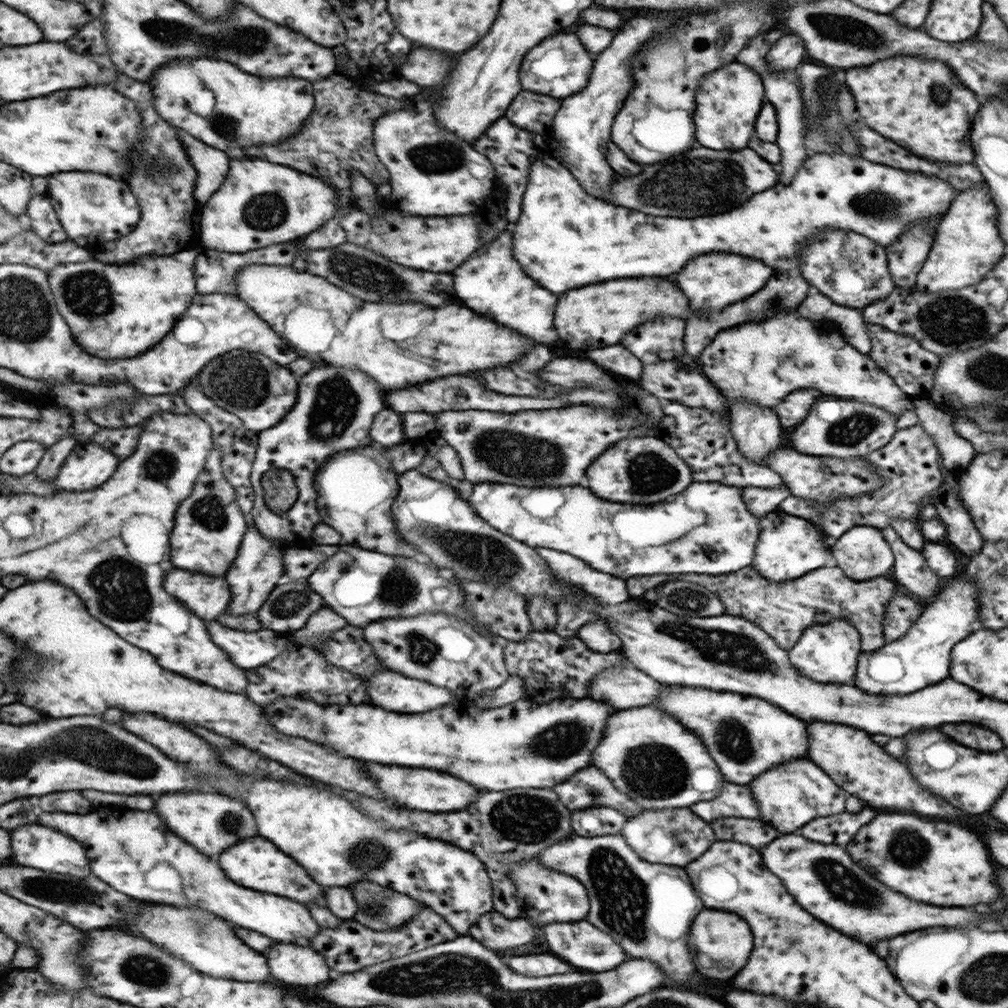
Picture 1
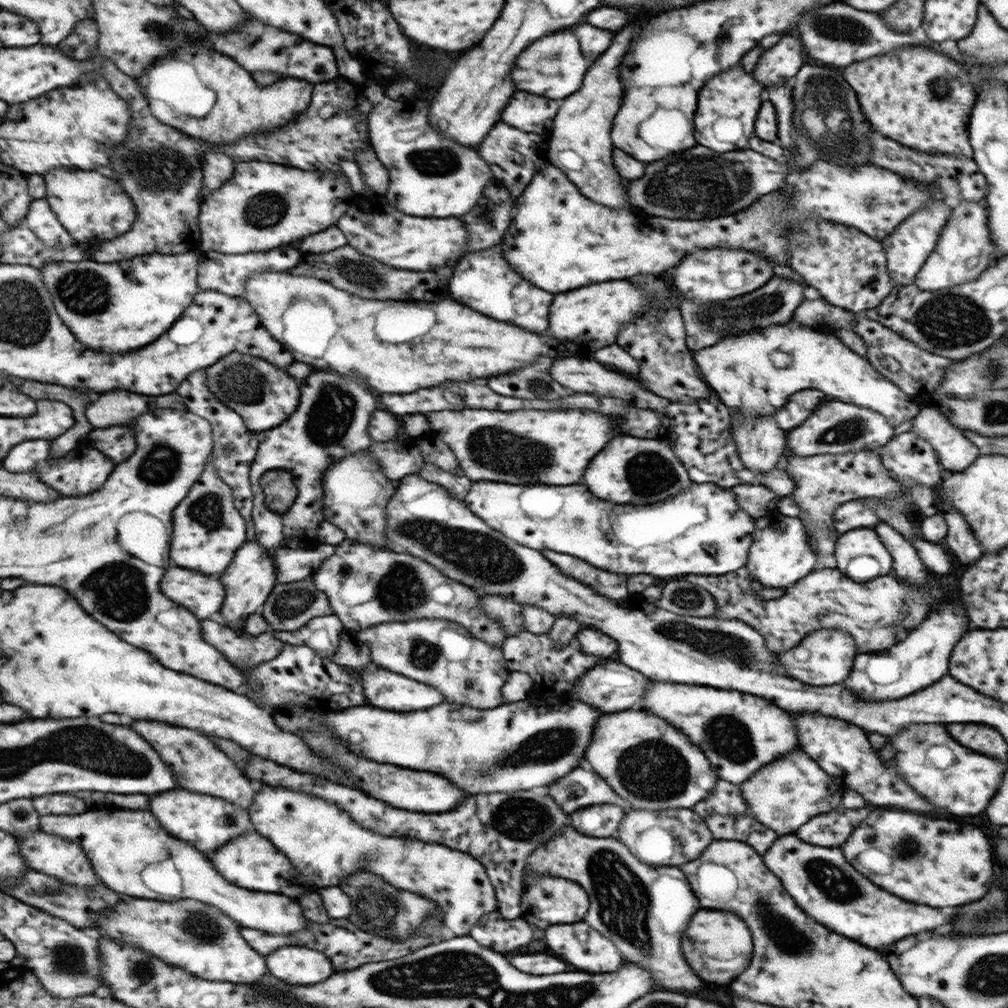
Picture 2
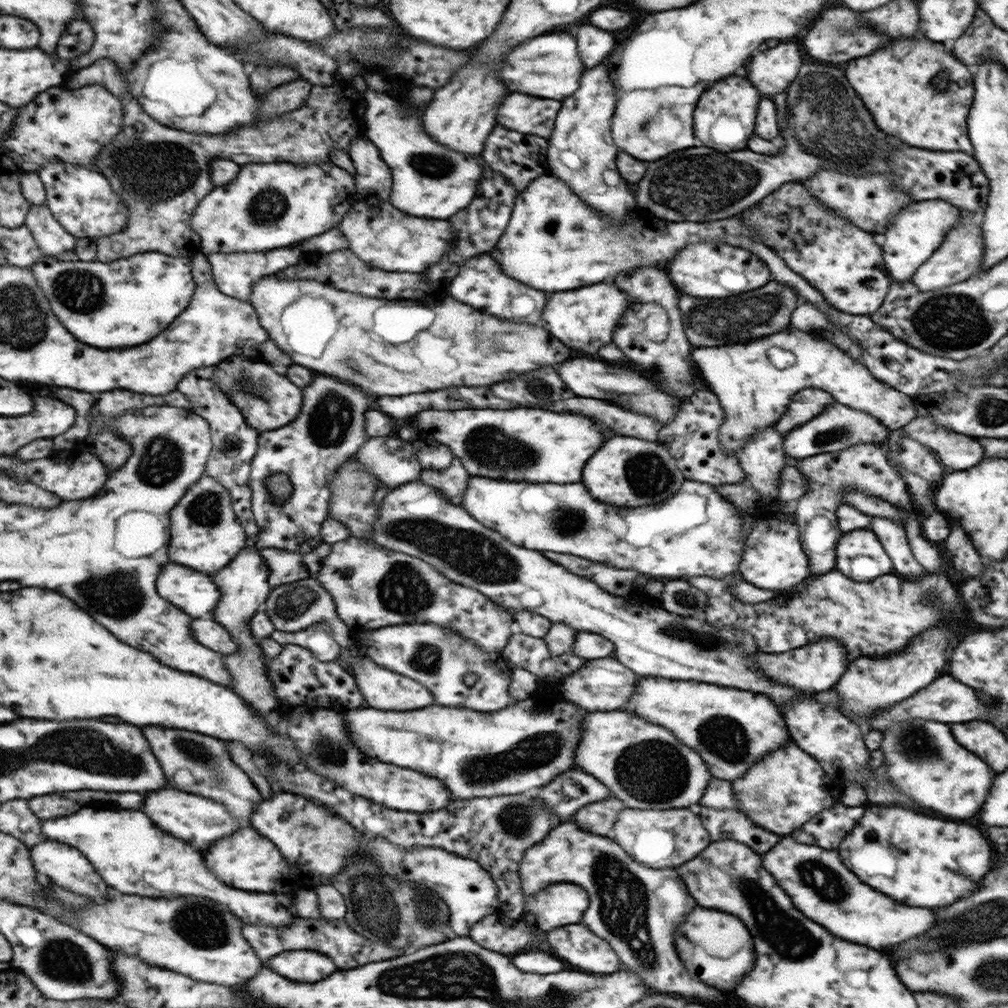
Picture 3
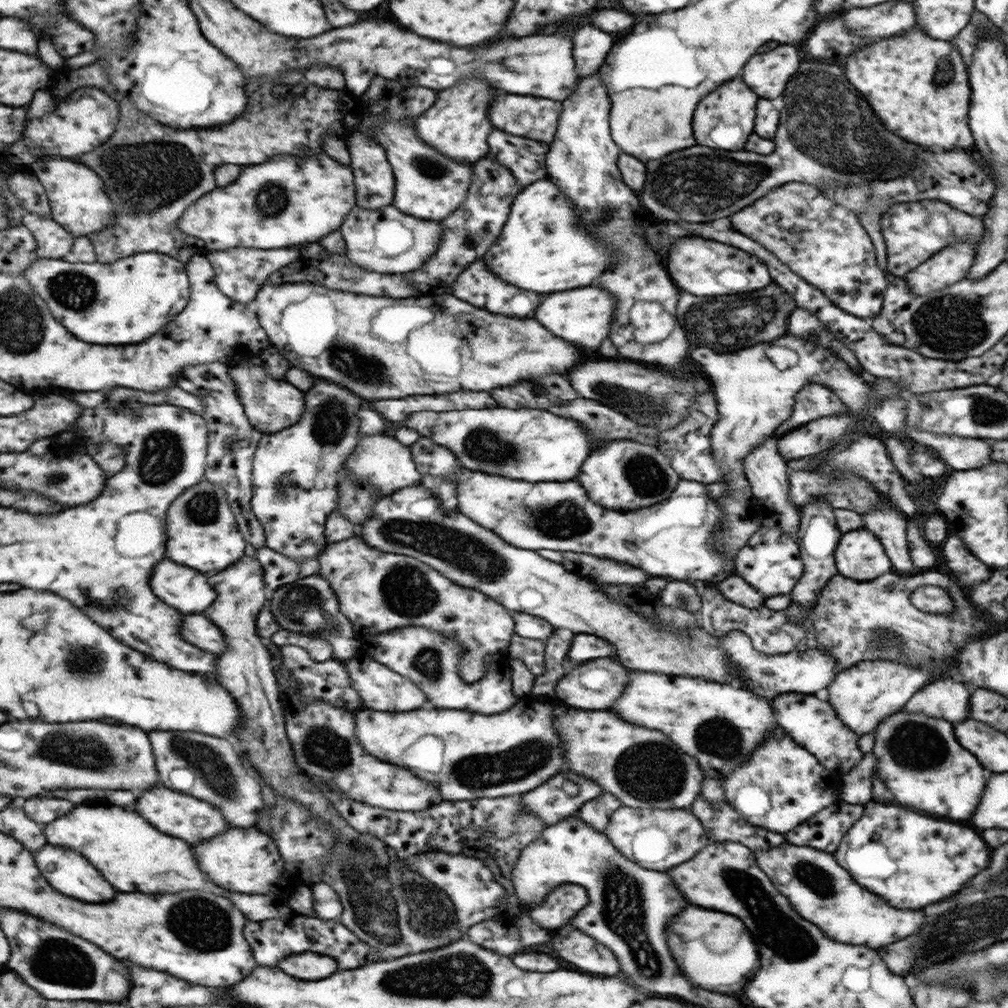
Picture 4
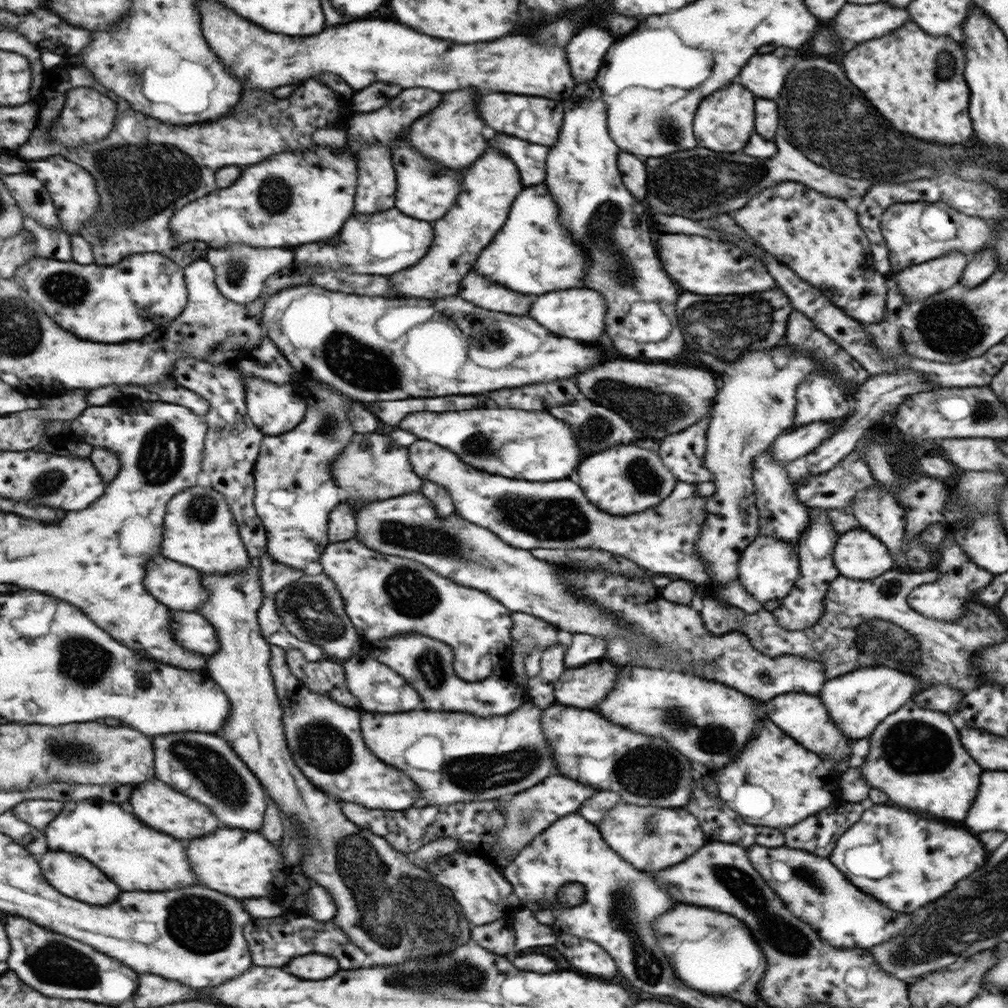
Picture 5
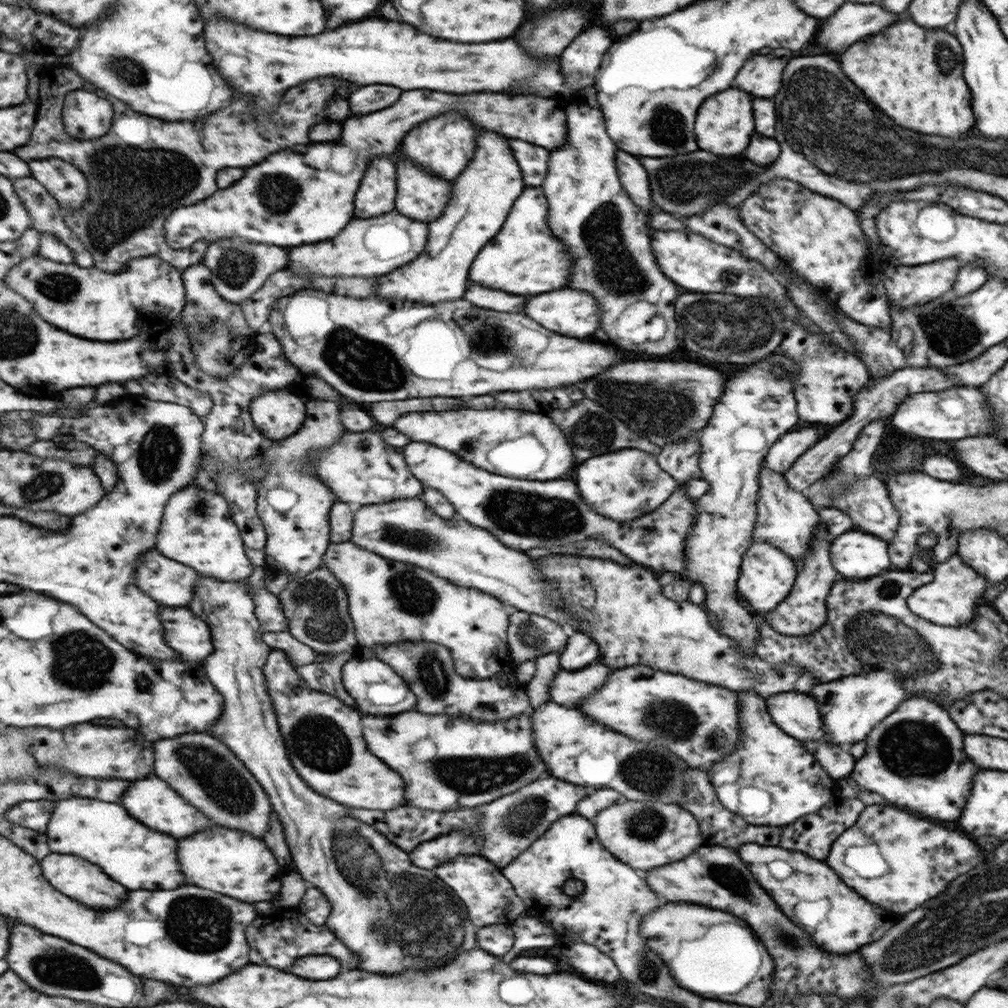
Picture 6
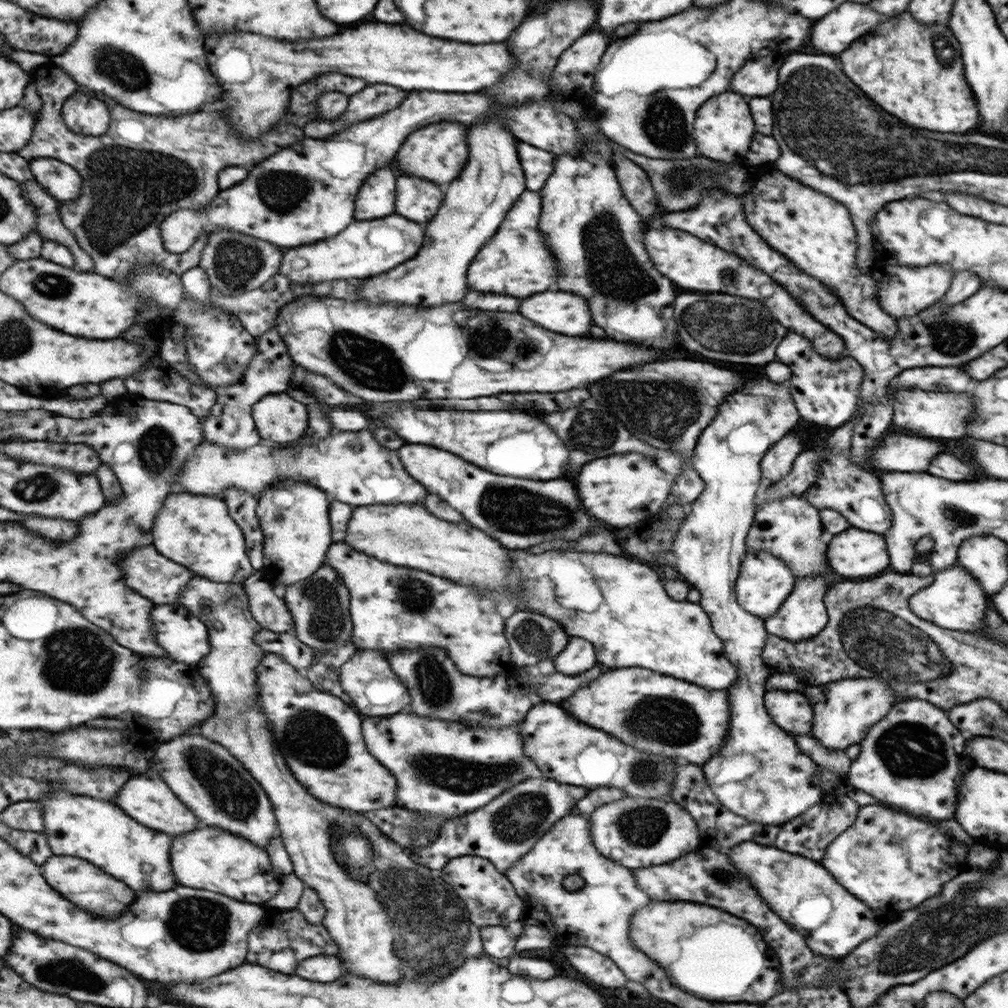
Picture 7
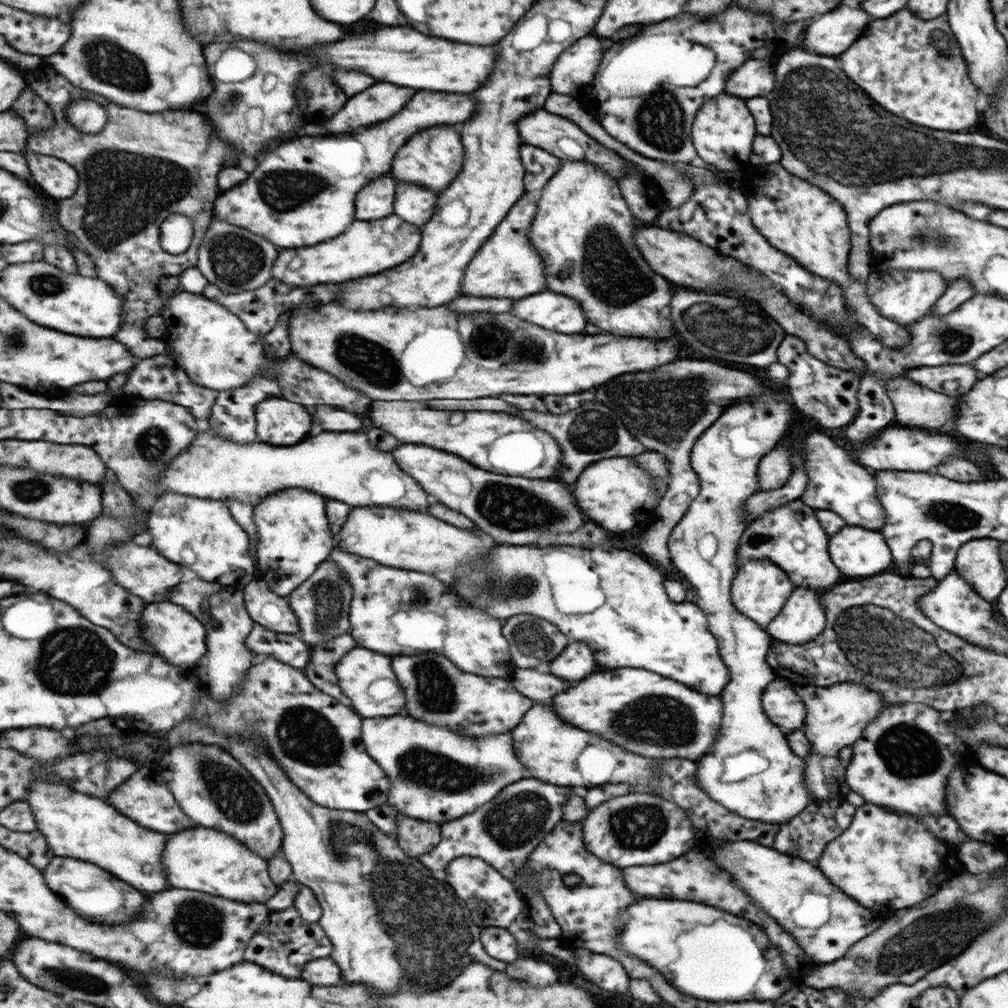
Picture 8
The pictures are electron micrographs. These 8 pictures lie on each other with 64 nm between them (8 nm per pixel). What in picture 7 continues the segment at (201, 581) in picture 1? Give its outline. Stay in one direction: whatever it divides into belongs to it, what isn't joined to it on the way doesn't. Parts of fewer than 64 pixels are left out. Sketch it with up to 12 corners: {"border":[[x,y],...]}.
{"border":[[153,544],[120,562],[125,585],[155,605],[180,603],[189,568]]}

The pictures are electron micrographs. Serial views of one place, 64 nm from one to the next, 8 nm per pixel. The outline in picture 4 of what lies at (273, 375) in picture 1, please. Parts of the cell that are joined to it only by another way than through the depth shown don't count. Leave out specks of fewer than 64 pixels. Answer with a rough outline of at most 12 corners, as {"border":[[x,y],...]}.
{"border":[[228,363],[251,424],[281,432],[301,420],[305,392],[265,367]]}

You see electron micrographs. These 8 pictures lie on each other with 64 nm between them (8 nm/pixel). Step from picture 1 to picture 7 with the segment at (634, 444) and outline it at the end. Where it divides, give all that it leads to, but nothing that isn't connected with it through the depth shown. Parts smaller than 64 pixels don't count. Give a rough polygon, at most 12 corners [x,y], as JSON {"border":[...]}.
{"border":[[639,453],[594,458],[575,489],[614,528],[658,514],[673,479]]}

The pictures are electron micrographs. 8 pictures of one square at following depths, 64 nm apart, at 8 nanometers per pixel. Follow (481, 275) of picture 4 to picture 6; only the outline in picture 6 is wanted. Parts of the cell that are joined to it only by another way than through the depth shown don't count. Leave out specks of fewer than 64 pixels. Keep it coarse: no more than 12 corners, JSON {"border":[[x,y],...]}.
{"border":[[467,284],[465,298],[477,308],[521,312],[529,296]]}

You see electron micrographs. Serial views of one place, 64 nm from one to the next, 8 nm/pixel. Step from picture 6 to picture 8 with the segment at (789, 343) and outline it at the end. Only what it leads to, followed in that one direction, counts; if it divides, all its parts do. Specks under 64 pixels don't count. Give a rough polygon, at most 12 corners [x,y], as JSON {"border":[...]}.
{"border":[[789,334],[776,362],[798,414],[839,428],[858,413],[855,373]]}

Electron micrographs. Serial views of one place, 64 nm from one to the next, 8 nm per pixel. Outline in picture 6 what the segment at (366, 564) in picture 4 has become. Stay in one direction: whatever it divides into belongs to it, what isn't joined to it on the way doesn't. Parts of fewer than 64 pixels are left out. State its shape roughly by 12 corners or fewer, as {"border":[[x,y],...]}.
{"border":[[332,542],[357,648],[449,650],[456,674],[509,660],[495,597]]}

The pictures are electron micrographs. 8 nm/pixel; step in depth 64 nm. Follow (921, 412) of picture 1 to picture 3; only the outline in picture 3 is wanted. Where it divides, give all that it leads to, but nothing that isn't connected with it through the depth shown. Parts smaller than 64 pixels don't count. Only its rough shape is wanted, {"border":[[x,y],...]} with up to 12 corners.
{"border":[[918,416],[904,435],[933,449],[951,470],[984,459],[976,440]]}

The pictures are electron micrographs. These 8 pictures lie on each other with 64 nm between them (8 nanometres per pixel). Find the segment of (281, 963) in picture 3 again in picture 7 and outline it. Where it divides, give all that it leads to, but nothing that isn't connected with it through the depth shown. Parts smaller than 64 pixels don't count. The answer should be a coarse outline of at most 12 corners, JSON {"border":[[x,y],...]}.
{"border":[[338,956],[304,960],[296,975],[313,982],[339,980],[344,964]]}

